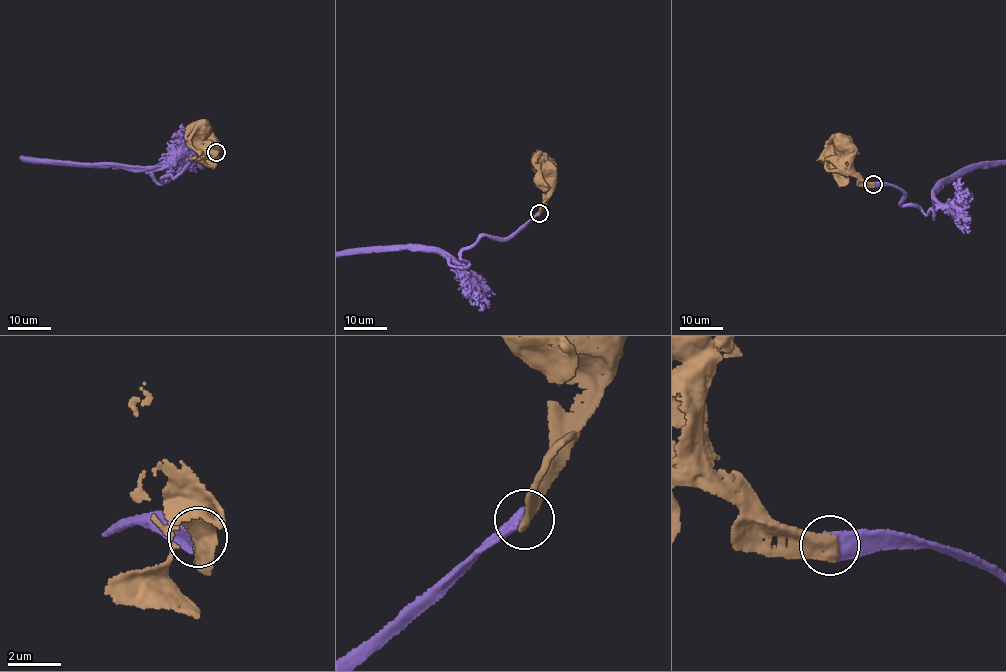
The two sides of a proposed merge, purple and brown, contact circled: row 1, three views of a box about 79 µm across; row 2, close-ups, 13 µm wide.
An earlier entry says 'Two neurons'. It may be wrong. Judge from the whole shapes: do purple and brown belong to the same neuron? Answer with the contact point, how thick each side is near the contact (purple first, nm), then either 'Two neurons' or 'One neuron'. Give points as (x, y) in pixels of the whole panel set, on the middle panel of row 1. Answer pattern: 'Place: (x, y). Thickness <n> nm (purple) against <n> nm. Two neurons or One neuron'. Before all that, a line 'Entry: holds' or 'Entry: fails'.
Entry: holds
Place: (539, 213). Thickness 400 nm (purple) against 500 nm. Two neurons

